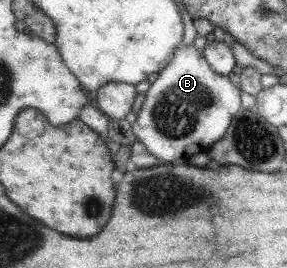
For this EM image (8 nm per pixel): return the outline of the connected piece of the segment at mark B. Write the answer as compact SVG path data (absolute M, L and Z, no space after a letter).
M183 45L176 50L174 59L158 73L157 79L145 92L145 100L137 113L132 130L137 137L136 141L141 142L153 157L160 160L160 163L173 164L173 161L179 159L186 162L191 152L195 150L205 152L211 144L223 139L239 109L241 109L239 89L227 79L227 76L215 73L215 70L211 69L210 63L202 57L201 50L197 50L193 45Z

